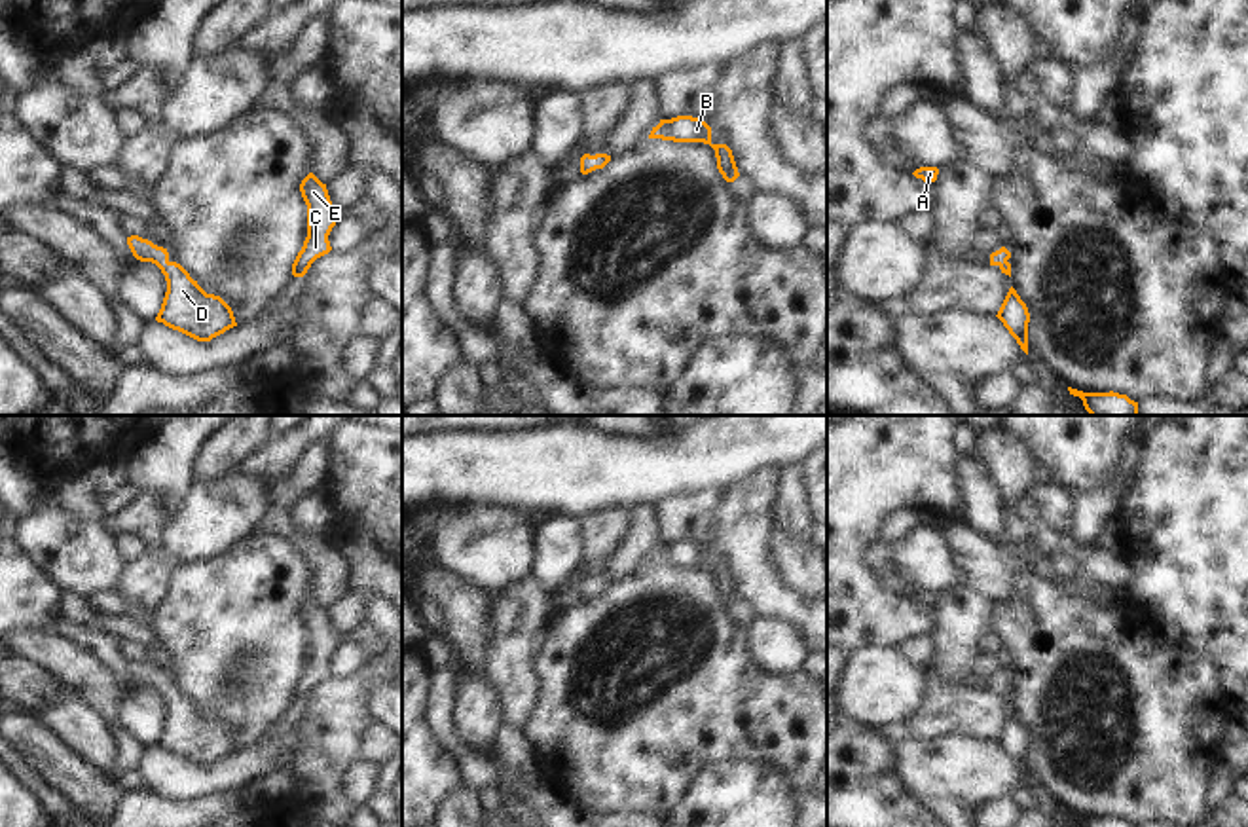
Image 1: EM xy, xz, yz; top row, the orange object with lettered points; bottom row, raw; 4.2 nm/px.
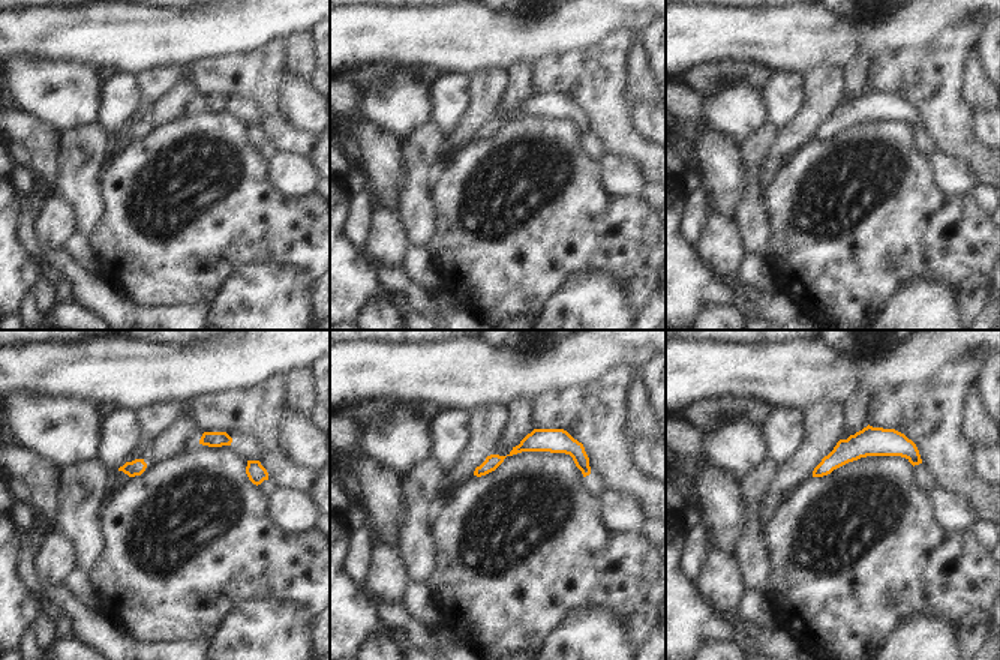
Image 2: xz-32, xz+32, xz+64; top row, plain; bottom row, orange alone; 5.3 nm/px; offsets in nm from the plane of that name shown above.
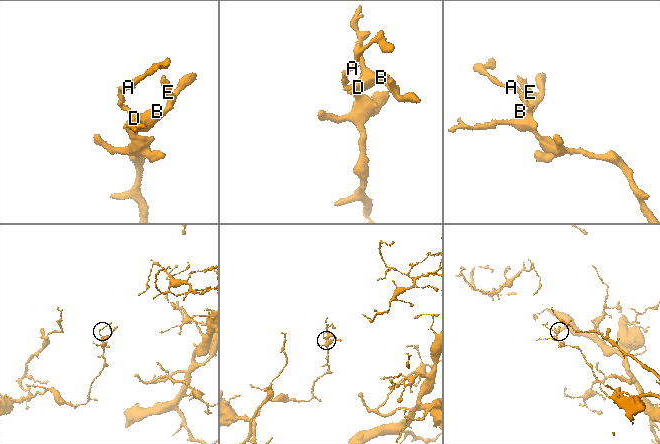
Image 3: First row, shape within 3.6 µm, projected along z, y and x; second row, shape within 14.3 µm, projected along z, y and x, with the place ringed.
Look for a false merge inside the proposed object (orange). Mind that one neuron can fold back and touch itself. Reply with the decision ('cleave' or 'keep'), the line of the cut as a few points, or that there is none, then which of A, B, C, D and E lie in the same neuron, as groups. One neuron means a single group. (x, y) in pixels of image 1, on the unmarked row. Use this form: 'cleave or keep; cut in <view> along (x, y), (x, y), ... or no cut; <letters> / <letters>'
keep; no cut; A B C D E

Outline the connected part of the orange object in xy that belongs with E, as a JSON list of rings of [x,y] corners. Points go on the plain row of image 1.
[[[309,597],[300,609],[307,630],[307,662],[292,689],[292,700],[303,702],[311,689],[332,675],[328,660],[341,637],[332,630],[326,609]]]

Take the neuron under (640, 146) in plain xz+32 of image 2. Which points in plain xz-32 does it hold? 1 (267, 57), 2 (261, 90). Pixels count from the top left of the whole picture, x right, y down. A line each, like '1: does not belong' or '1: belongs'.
1: belongs
2: belongs

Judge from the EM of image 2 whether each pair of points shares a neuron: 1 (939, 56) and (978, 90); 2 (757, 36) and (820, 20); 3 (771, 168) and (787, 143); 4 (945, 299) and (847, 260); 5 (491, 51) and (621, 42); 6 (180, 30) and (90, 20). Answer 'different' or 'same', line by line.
1: different
2: same
3: same
4: different
5: different
6: same

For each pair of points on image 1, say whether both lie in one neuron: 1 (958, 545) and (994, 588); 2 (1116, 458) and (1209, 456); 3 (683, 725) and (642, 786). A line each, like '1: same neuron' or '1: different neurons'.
1: same neuron
2: different neurons
3: same neuron

